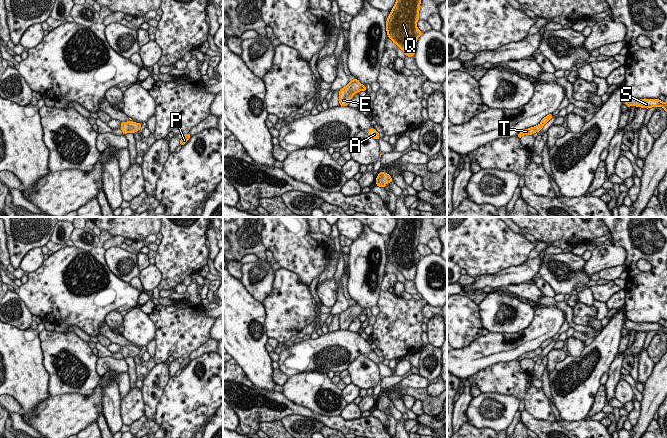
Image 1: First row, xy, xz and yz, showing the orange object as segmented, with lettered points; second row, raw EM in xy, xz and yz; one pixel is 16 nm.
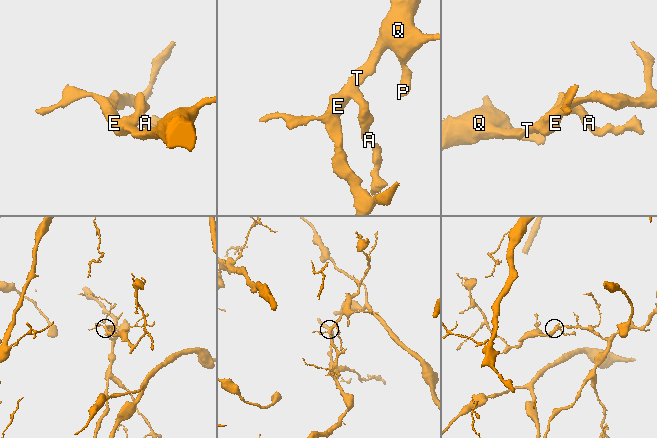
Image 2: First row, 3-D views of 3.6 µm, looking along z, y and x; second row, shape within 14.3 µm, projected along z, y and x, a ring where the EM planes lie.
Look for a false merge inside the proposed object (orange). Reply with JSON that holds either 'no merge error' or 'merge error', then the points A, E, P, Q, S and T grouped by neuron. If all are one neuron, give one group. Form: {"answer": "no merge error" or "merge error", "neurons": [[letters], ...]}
{"answer": "merge error", "neurons": [["A"], ["E", "P", "Q", "S", "T"]]}

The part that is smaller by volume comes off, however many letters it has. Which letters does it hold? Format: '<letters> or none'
A

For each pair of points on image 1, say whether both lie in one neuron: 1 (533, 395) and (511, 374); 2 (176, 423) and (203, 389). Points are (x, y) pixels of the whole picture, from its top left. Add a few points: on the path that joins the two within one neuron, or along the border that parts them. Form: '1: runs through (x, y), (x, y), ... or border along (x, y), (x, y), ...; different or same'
1: runs through (526, 395), (512, 381); same
2: runs through (180, 415), (180, 412), (195, 397); same

